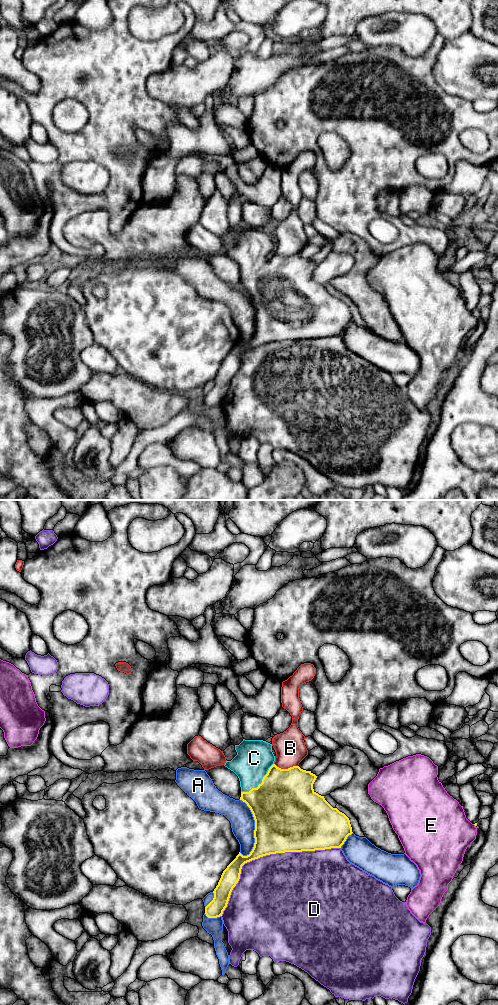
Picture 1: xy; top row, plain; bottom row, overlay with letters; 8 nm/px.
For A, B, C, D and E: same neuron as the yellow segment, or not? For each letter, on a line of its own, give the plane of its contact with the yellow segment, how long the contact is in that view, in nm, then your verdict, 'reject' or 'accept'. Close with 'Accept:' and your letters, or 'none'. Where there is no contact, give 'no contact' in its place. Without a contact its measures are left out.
A: xy | 460 nm | reject
B: xy | 190 nm | reject
C: xy | 360 nm | accept
D: xy | 1100 nm | reject
E: no contact | reject
Accept: C

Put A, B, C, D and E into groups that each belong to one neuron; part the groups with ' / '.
A / B / C / D / E

